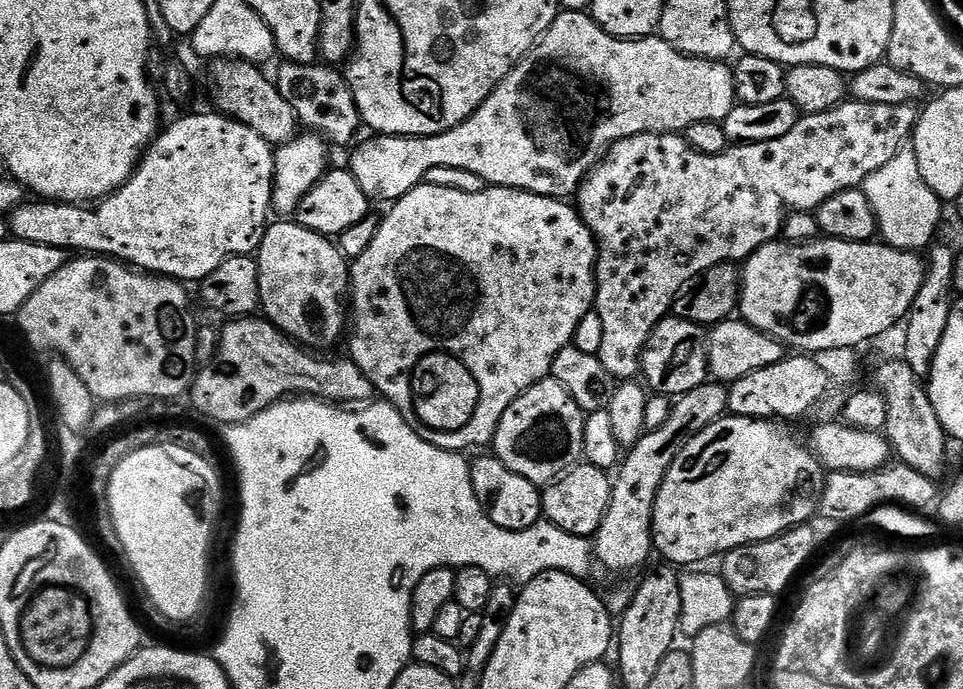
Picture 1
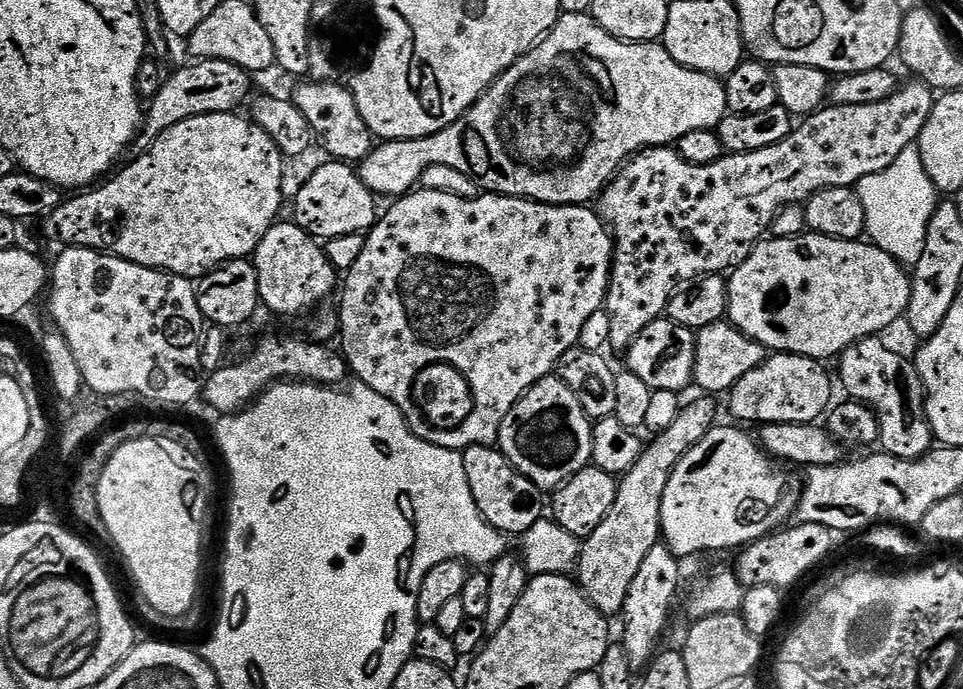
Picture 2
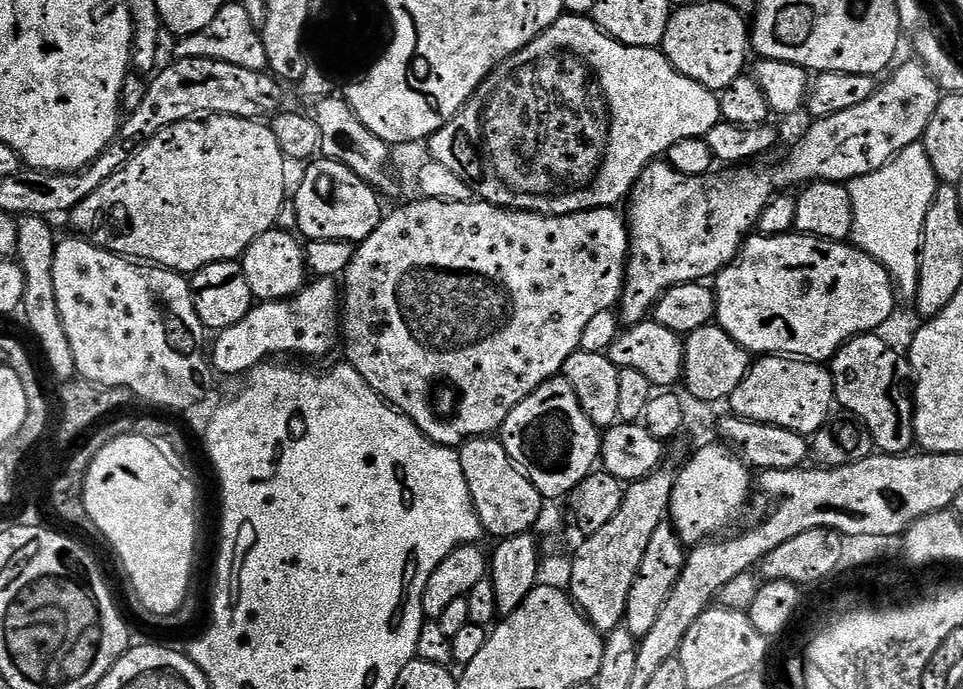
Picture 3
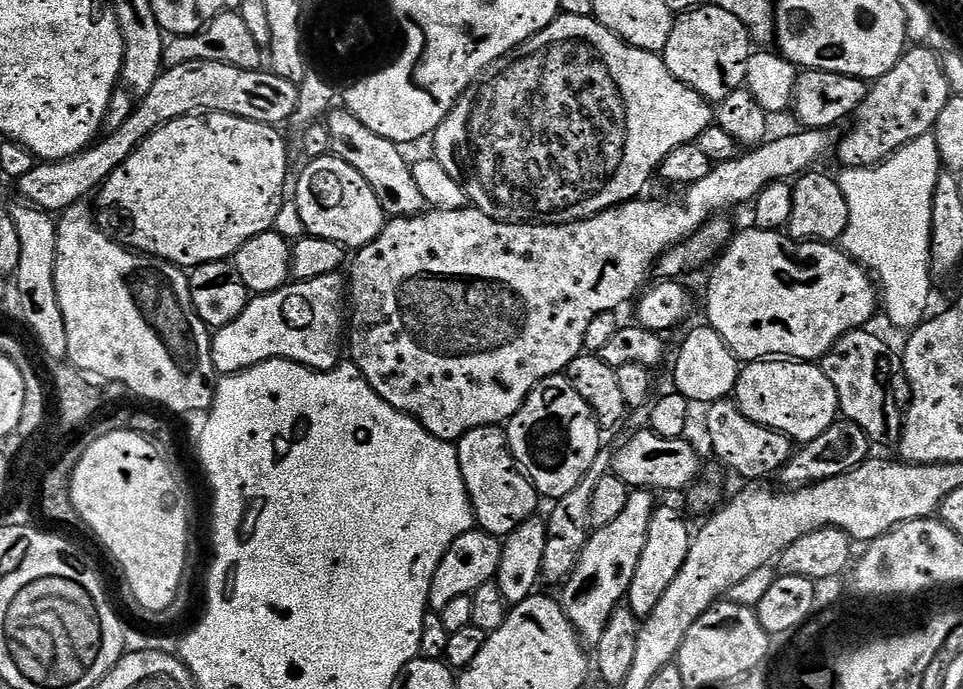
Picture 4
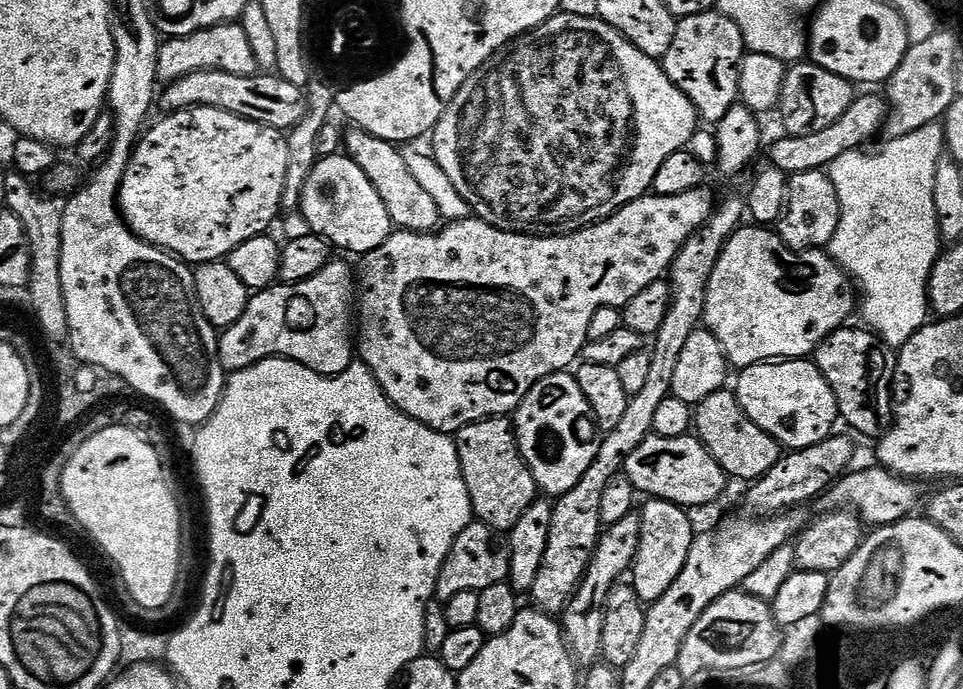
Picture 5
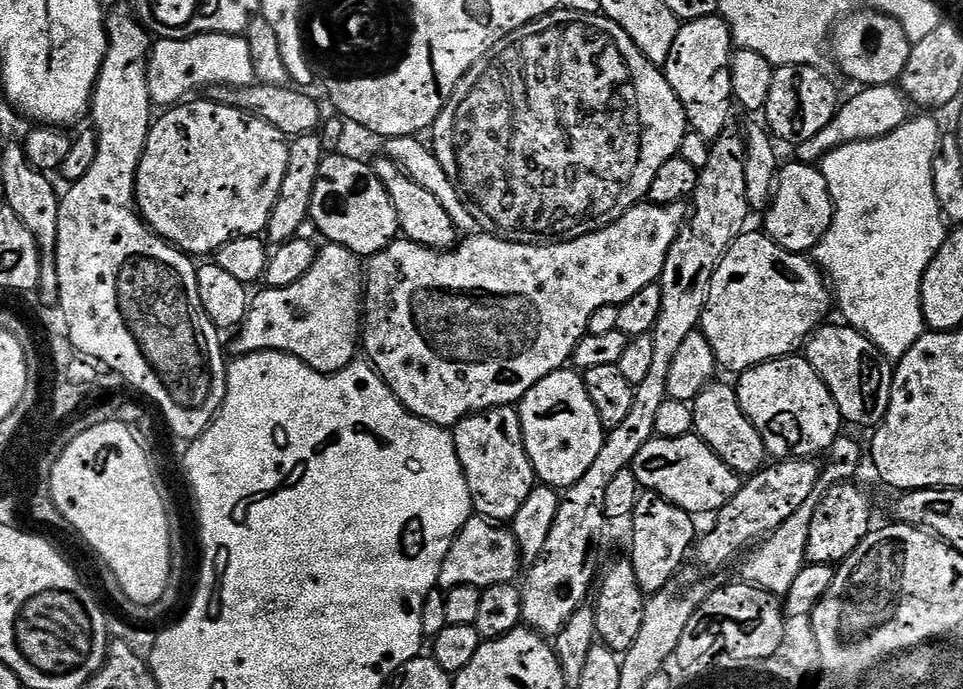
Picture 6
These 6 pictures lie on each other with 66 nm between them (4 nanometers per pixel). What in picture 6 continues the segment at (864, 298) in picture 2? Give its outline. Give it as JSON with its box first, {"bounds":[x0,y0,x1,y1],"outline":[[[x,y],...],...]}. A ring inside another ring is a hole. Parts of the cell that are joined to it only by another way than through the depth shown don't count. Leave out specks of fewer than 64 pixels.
{"bounds":[699,231,834,374],"outline":[[[752,231],[739,236],[730,246],[726,258],[722,258],[710,282],[710,294],[699,326],[699,331],[704,333],[706,342],[710,342],[714,350],[717,365],[724,367],[725,364],[733,374],[803,349],[816,329],[829,319],[828,307],[831,309],[834,304],[833,293],[815,259],[778,246],[763,231]]]}

